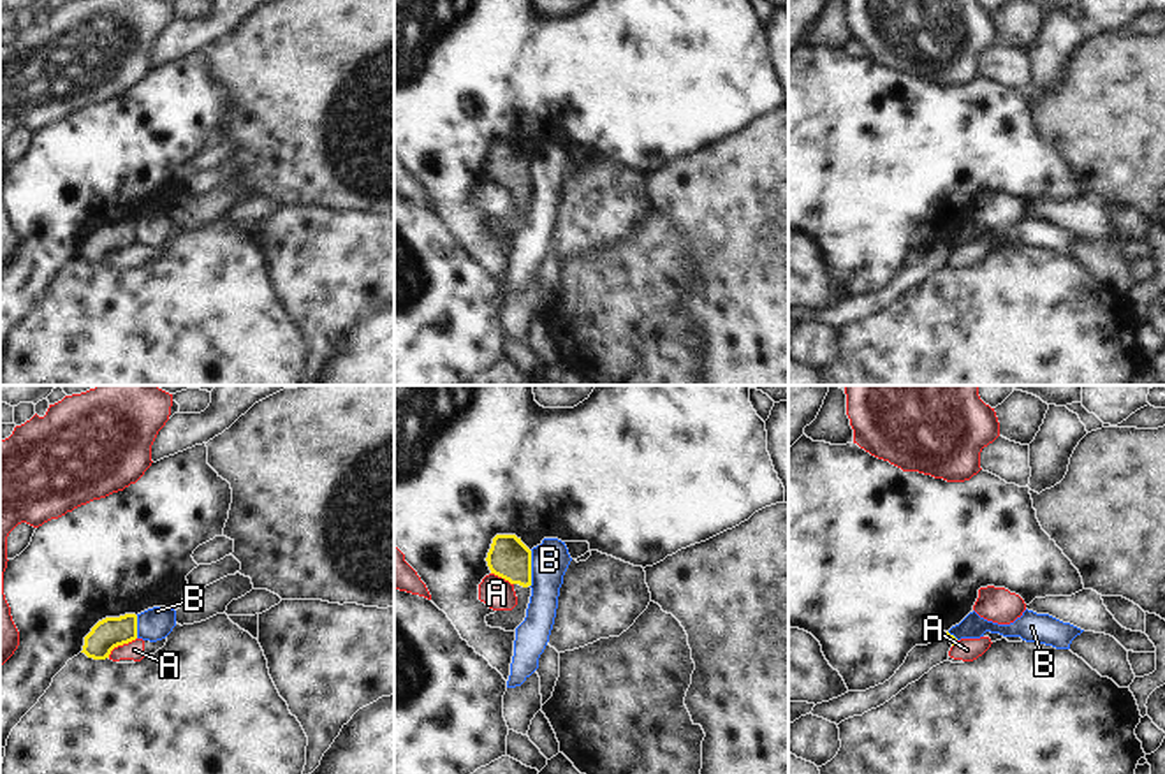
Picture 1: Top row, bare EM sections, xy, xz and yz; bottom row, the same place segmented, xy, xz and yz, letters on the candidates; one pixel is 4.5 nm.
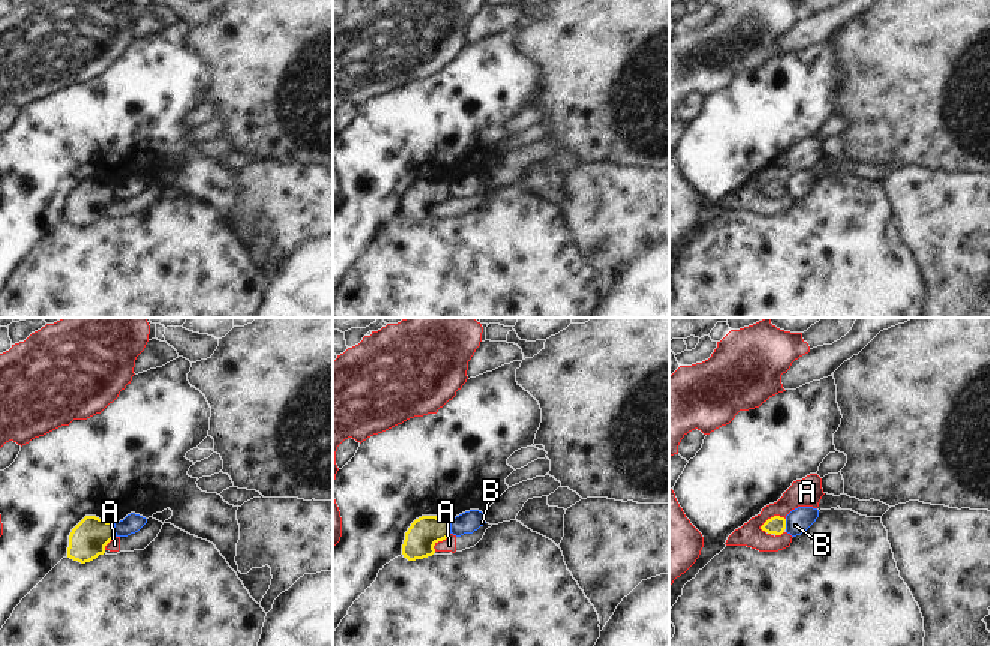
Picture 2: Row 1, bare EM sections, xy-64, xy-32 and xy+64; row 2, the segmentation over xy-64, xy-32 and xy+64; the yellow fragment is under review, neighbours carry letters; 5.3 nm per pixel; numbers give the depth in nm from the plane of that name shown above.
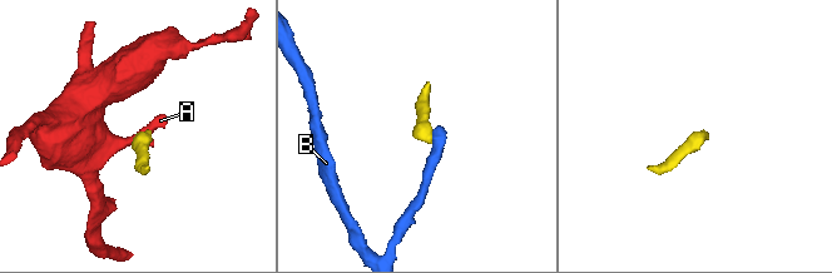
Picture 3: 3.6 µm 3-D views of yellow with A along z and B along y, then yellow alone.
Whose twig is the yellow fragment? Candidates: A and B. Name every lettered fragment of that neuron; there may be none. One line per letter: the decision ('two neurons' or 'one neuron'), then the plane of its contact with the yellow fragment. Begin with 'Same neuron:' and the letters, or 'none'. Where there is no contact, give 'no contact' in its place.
Same neuron: none
A: two neurons | xy
B: two neurons | xz

